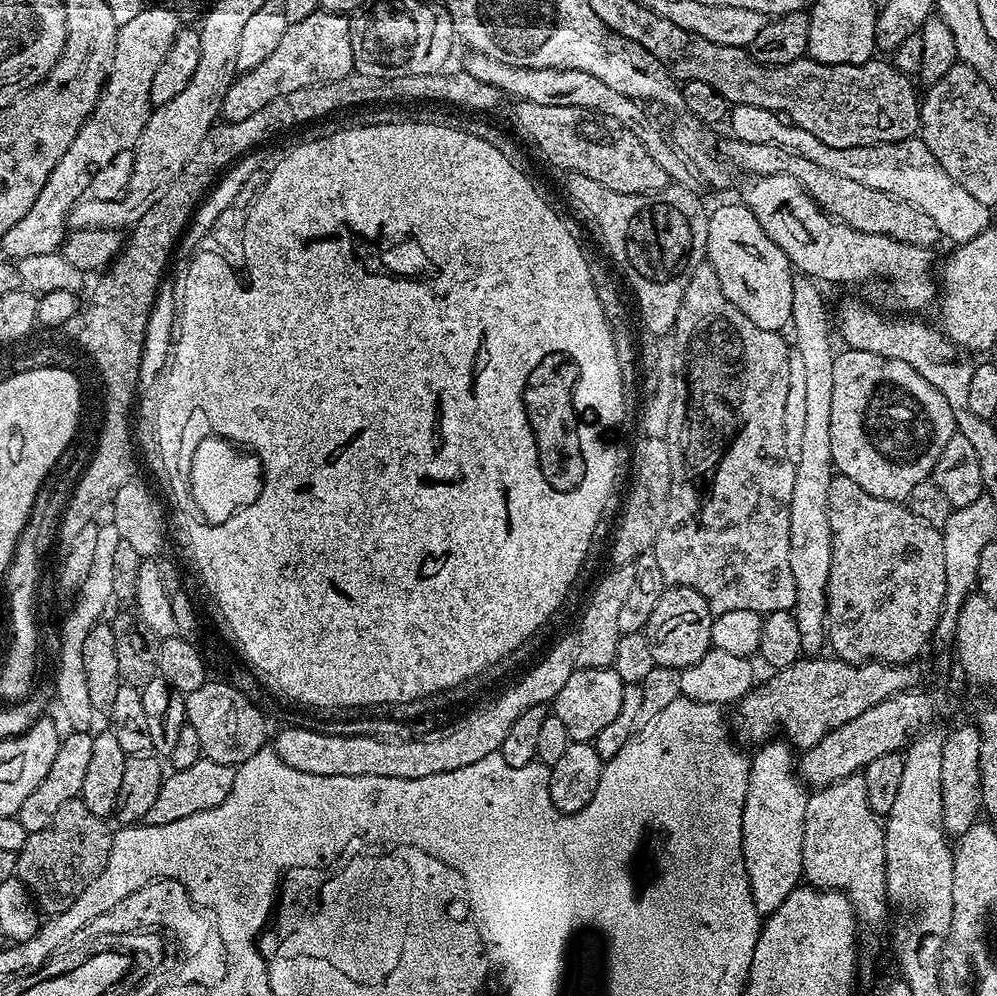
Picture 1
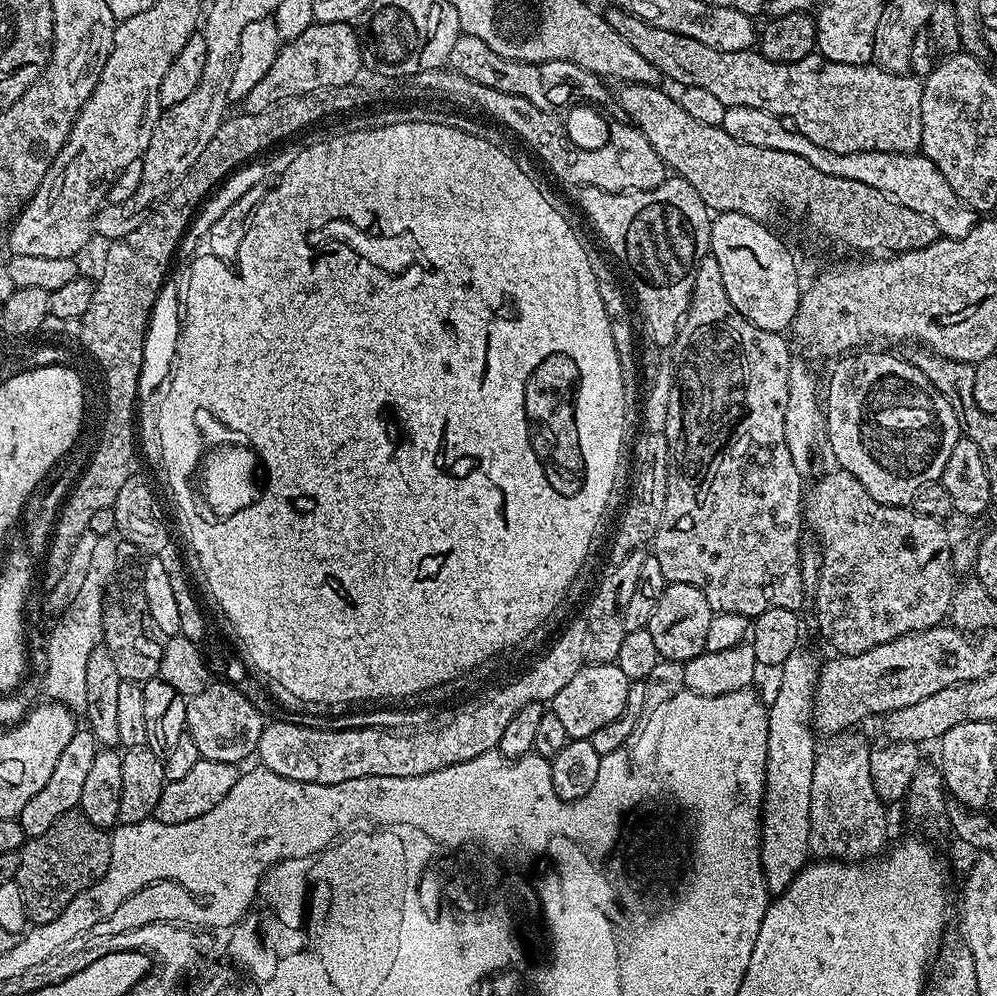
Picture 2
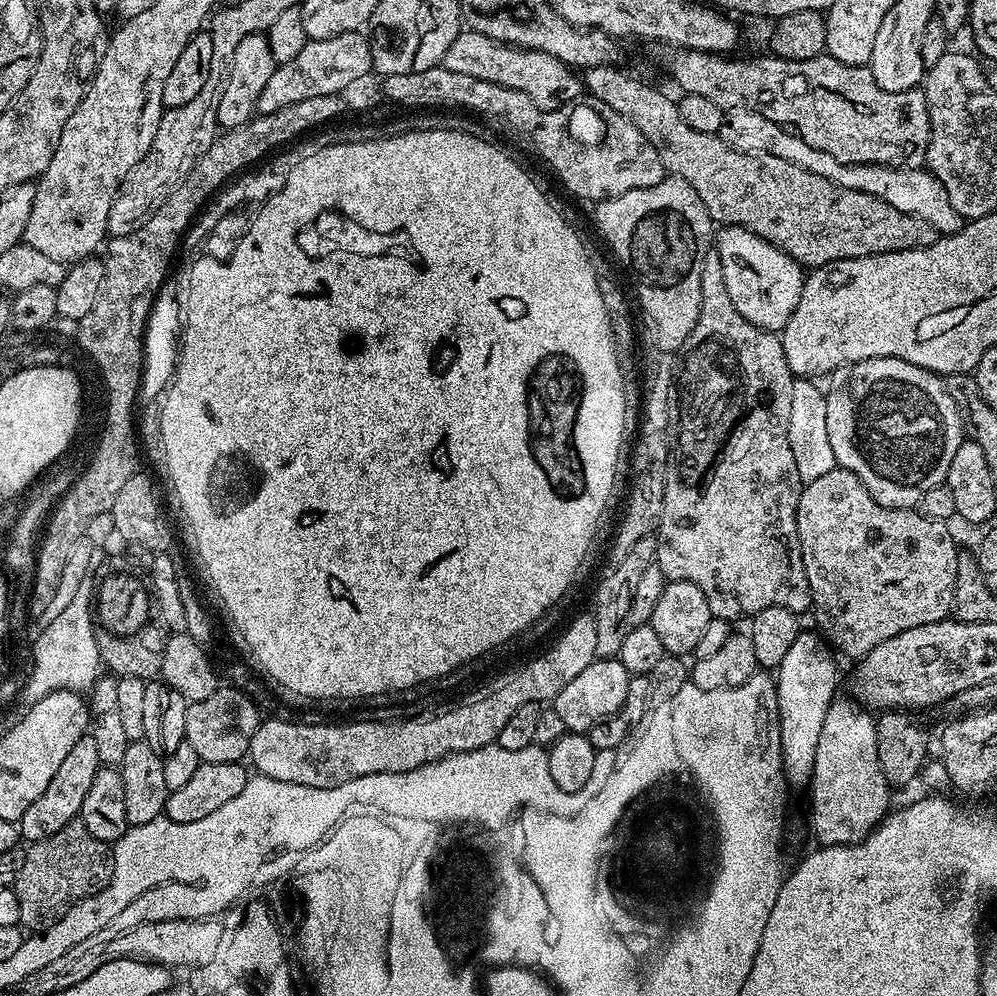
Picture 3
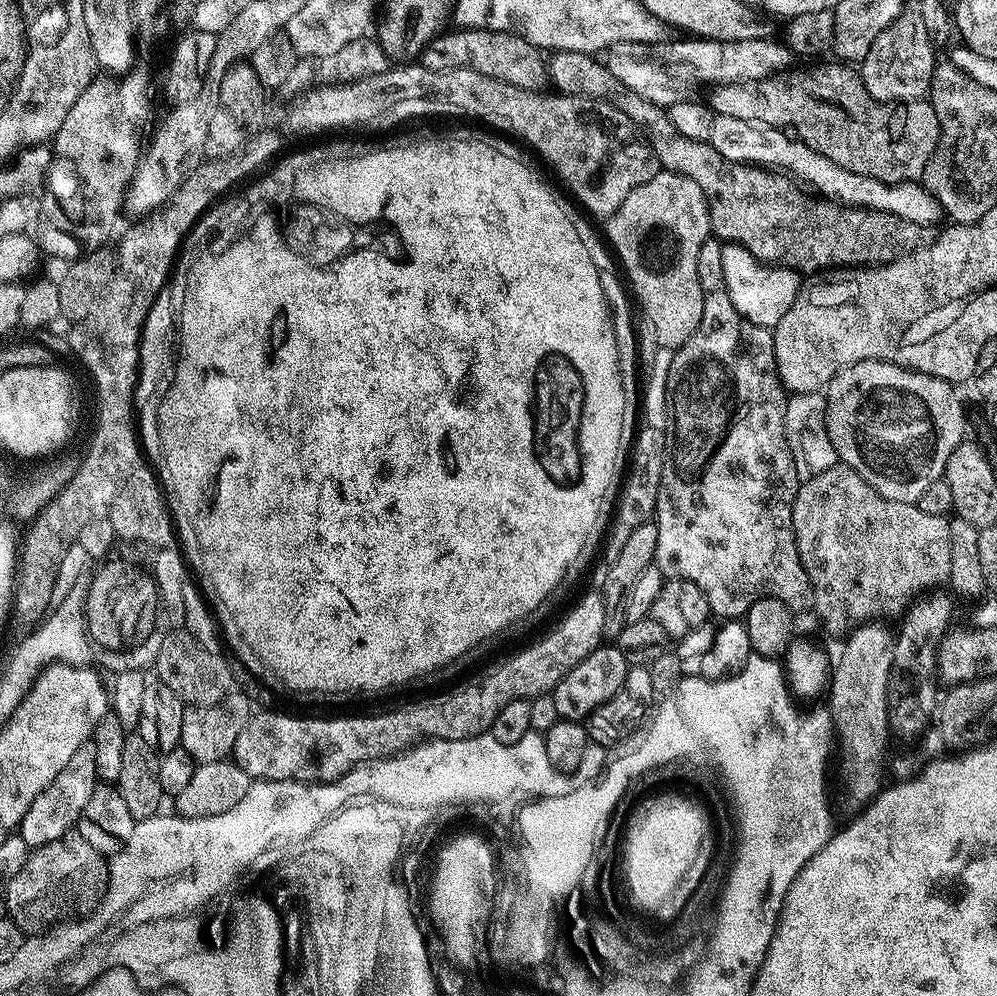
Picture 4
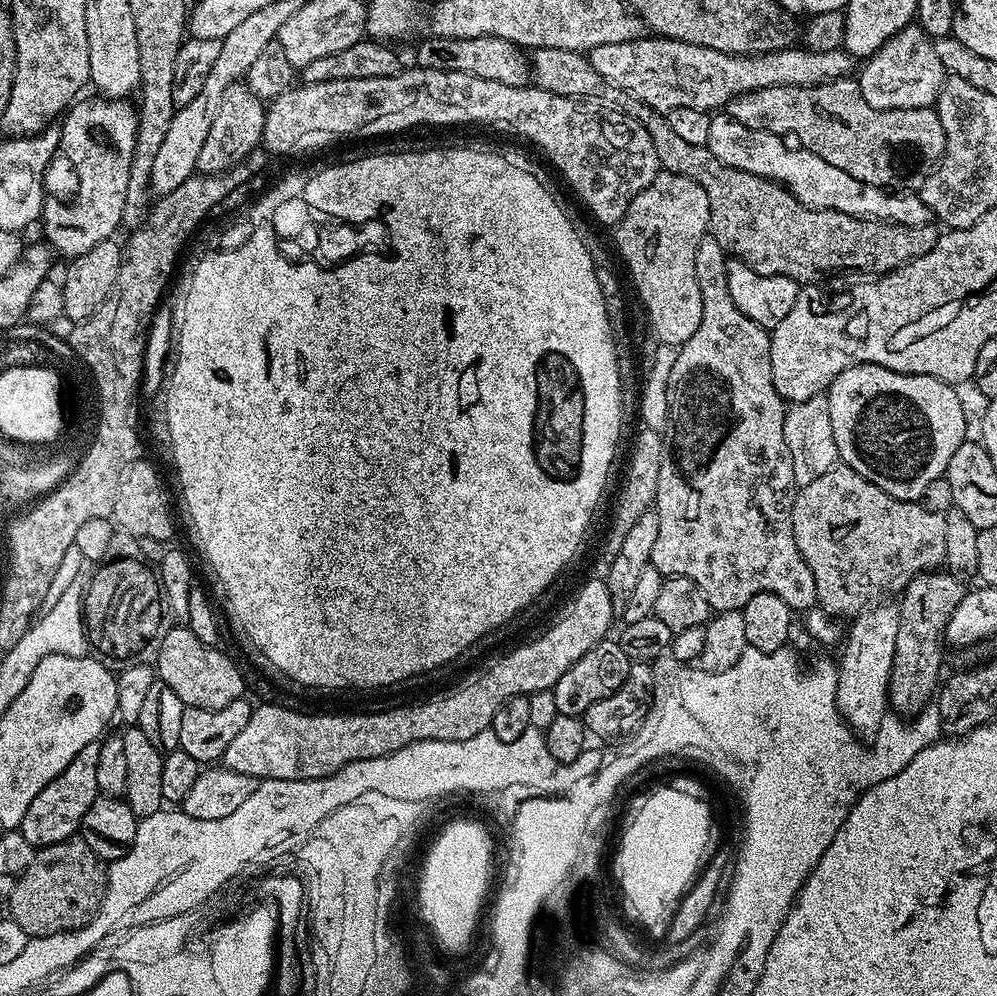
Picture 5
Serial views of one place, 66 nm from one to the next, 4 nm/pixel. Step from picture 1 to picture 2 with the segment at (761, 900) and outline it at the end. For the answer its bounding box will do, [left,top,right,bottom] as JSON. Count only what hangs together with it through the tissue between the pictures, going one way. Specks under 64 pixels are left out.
[760,646,821,894]

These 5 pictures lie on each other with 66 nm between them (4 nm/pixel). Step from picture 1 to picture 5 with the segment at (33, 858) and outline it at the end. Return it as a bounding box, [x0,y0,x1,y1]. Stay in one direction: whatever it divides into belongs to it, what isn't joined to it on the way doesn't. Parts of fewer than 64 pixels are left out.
[6,838,108,937]

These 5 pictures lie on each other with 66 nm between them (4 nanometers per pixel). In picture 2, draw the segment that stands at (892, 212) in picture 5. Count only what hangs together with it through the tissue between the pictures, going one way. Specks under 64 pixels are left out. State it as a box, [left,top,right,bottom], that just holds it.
[722,106,978,240]

